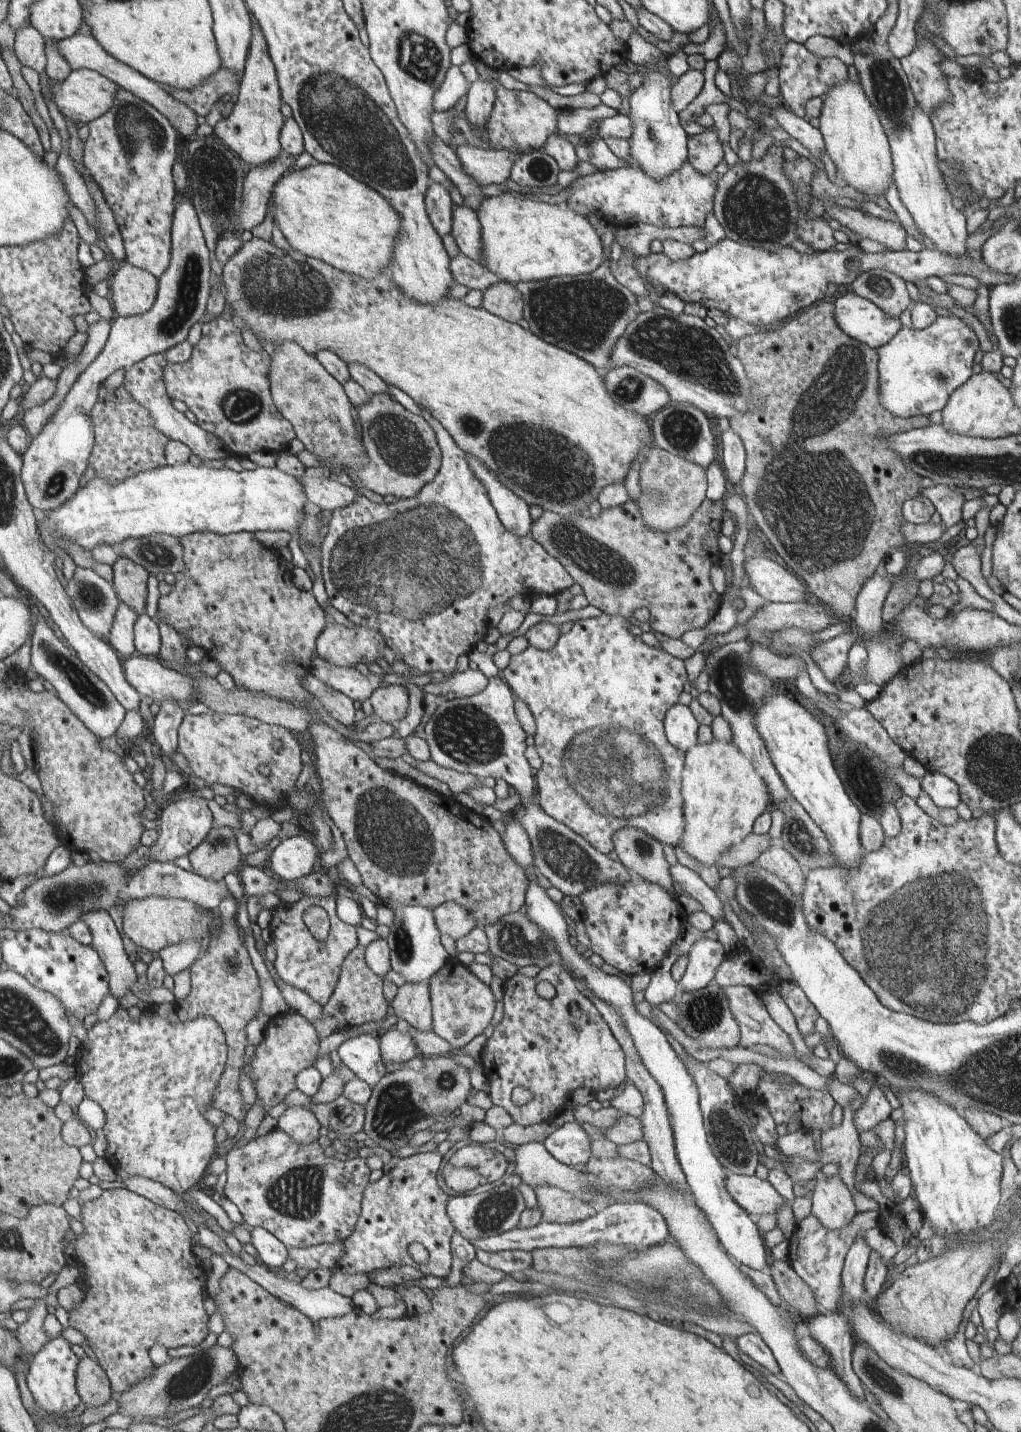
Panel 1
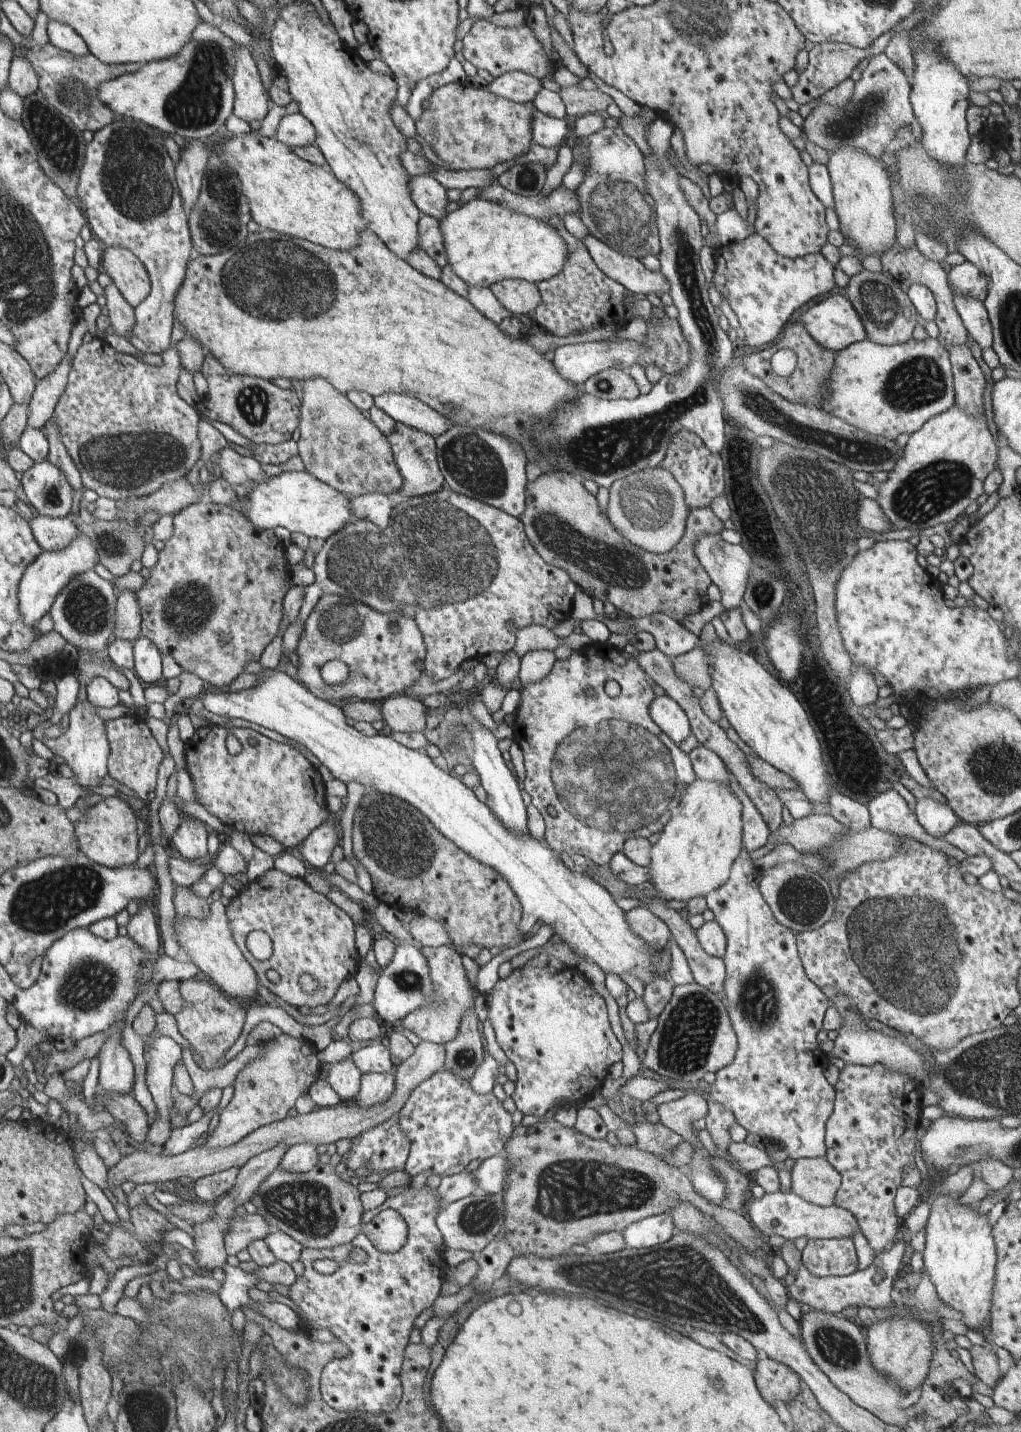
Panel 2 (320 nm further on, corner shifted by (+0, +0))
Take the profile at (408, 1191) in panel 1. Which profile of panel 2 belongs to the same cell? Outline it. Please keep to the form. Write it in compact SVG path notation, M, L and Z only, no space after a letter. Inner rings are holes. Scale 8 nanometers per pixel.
M411 1183L403 1187L398 1189L398 1195L386 1198L381 1206L375 1210L366 1210L365 1213L365 1222L368 1224L382 1210L397 1210L404 1218L409 1231L403 1249L396 1254L378 1252L376 1262L376 1250L366 1250L370 1242L365 1233L359 1235L352 1243L332 1250L303 1248L299 1261L304 1265L304 1274L298 1276L296 1282L290 1286L289 1298L300 1310L299 1318L308 1322L312 1329L331 1330L334 1338L350 1349L348 1356L331 1361L321 1373L321 1396L334 1410L370 1412L378 1416L396 1410L404 1396L399 1375L404 1366L406 1348L410 1347L410 1336L414 1336L414 1328L418 1328L418 1317L422 1316L422 1312L434 1308L442 1292L440 1288L446 1282L447 1247L444 1234L436 1220L442 1210L438 1192L436 1188L430 1188L427 1184L421 1189L412 1187ZM355 1248L366 1252L366 1262L358 1263L350 1259L350 1253ZM322 1259L337 1261L339 1268L334 1274L319 1274L314 1268L314 1262Z

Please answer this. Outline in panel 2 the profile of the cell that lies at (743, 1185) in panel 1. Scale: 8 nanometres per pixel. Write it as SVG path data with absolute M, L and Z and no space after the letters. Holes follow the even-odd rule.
M791 1191L765 1193L762 1198L752 1197L747 1205L750 1222L768 1237L776 1234L792 1241L802 1236L807 1239L853 1238L858 1232L859 1224L850 1212L835 1205L811 1204Z

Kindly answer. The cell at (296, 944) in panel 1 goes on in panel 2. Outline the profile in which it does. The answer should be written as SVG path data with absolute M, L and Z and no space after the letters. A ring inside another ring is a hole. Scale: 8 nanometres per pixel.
M268 870L262 878L256 882L249 882L239 892L238 896L230 900L230 904L225 907L228 910L229 924L233 930L233 937L237 945L244 951L244 956L249 964L256 970L258 979L270 991L280 997L284 1002L297 1007L302 1006L316 1007L328 1005L332 1001L332 996L336 994L338 986L346 978L354 977L358 968L358 950L354 946L354 922L346 912L342 912L334 902L330 902L326 896L314 892L304 879L287 876L280 870ZM253 931L266 932L270 936L273 946L272 957L265 962L256 960L247 948L247 937ZM268 970L275 970L280 980L278 983L270 982L266 973ZM308 974L314 979L316 990L308 992L302 988L300 978Z

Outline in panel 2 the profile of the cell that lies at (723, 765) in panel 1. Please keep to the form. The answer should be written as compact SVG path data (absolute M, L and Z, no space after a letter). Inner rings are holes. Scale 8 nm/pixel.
M696 778L688 784L650 850L650 883L660 899L685 903L692 898L705 898L729 880L732 864L745 848L742 812L742 802L728 783Z

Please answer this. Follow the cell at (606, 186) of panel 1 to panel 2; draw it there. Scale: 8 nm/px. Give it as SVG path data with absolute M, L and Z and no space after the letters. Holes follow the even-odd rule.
M495 181L490 186L484 187L479 198L496 202L496 204L512 210L512 212L540 219L554 216L554 218L564 220L568 214L580 214L578 194L575 191L568 190L563 185L558 186L548 195L540 192L536 196L520 196L520 194L506 191Z

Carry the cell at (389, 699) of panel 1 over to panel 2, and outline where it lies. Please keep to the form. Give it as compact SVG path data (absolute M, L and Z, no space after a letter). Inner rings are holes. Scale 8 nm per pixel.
M411 693L393 695L380 702L382 718L395 732L423 733L426 727L428 709L420 697Z

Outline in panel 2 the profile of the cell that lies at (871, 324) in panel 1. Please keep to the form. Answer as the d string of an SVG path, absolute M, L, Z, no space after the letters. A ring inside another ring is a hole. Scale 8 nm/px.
M832 294L814 304L800 321L818 344L836 352L868 339L860 316L842 294Z

